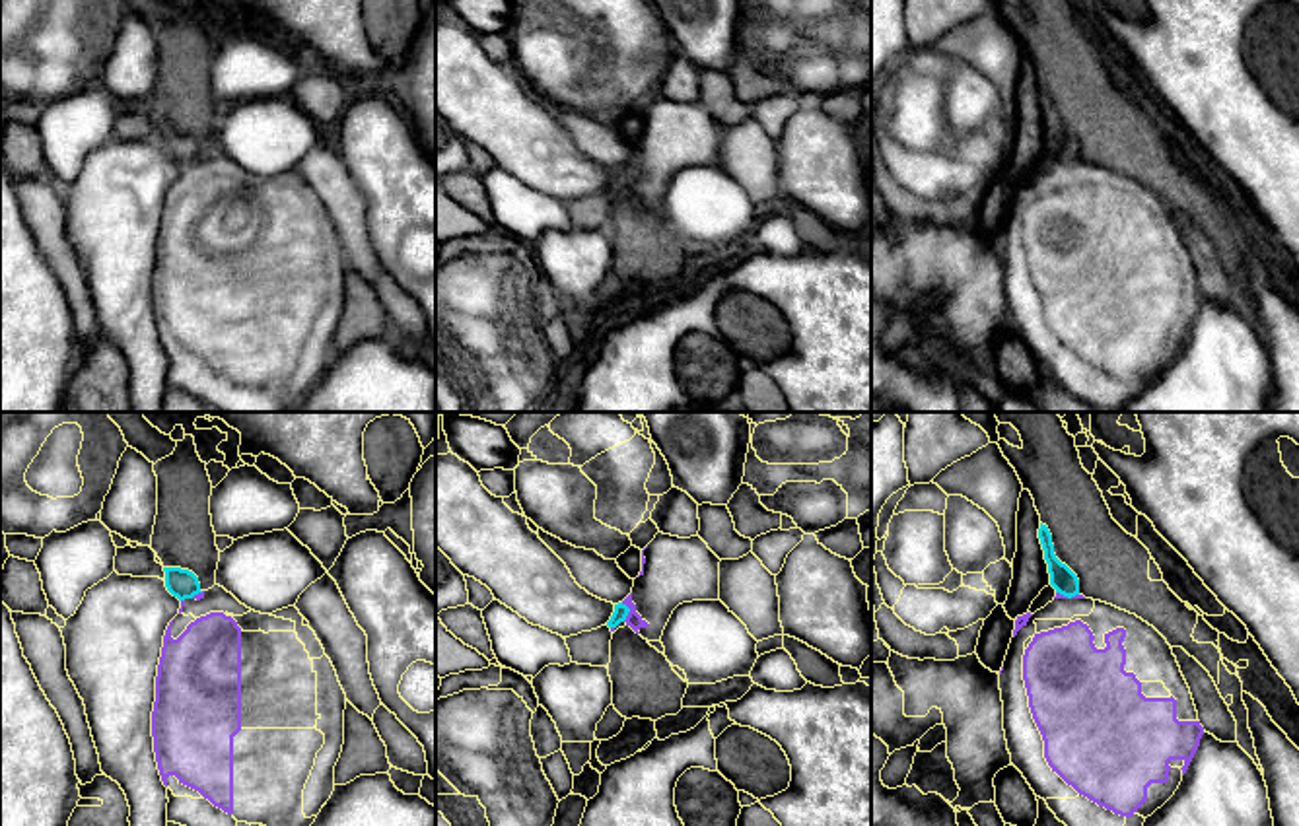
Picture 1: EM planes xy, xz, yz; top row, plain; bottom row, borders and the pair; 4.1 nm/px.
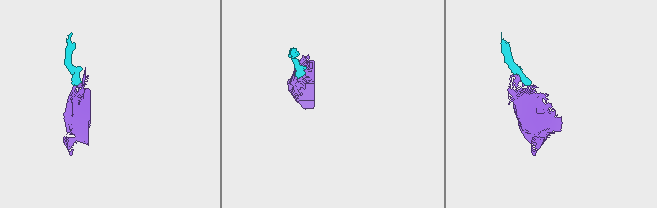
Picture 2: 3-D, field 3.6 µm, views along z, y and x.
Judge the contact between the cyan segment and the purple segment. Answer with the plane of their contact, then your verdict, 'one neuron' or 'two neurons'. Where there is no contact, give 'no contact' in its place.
xz | two neurons

